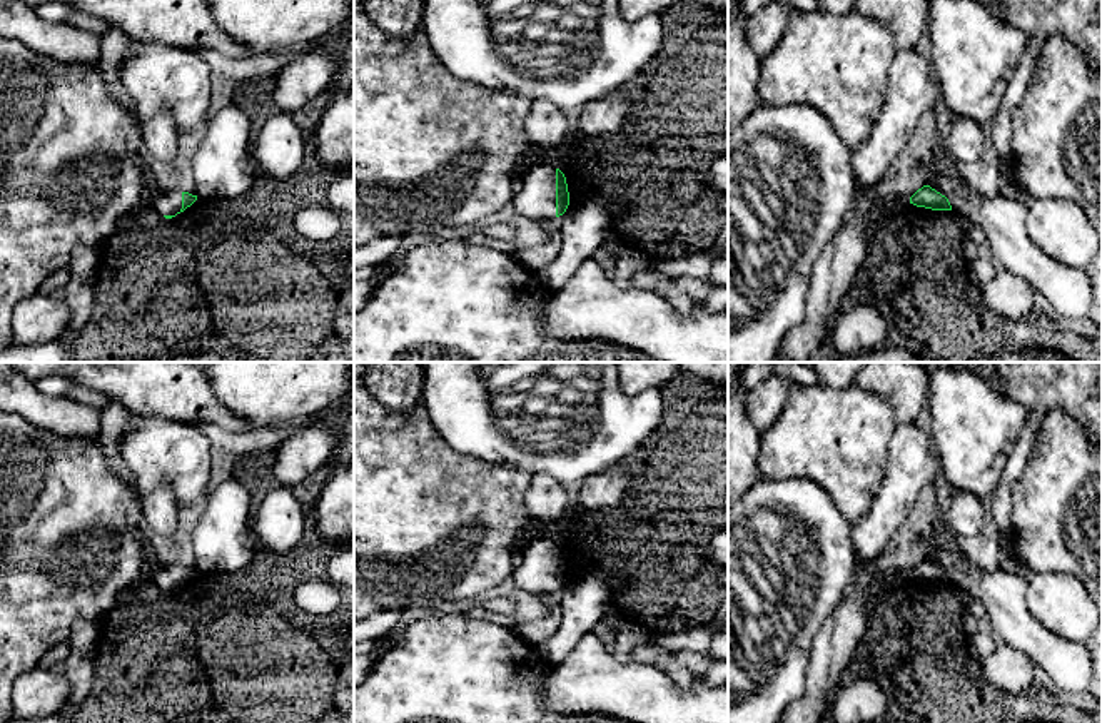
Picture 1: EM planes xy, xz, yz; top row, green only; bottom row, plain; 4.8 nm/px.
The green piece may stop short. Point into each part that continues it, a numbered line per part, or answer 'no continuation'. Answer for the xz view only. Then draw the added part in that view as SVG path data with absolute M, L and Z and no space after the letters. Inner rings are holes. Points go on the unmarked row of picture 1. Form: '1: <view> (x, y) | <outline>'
1: xz (536, 575) | M536 538L523 549L523 564L511 576L529 593L556 591L556 543Z

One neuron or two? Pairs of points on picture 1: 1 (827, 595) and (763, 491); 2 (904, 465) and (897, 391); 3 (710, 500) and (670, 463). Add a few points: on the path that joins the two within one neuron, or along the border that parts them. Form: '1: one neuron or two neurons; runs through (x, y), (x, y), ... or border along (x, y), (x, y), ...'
1: one neuron; runs through (825, 563), (822, 526), (795, 500)
2: two neurons; border along (899, 423), (914, 424)
3: one neuron; runs through (700, 490), (680, 473)

